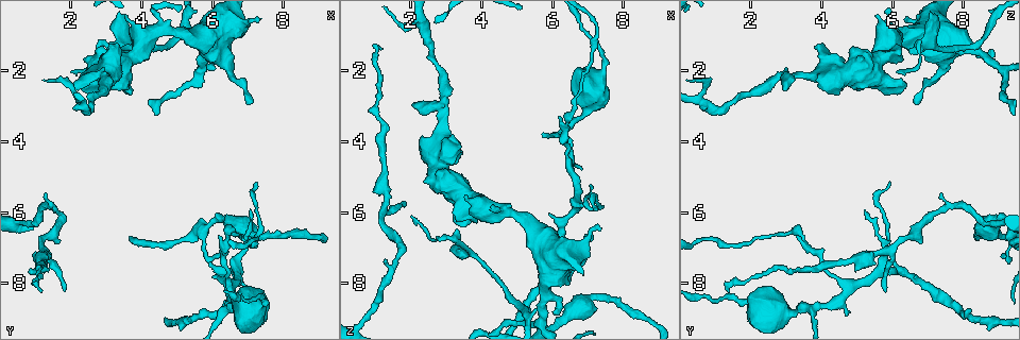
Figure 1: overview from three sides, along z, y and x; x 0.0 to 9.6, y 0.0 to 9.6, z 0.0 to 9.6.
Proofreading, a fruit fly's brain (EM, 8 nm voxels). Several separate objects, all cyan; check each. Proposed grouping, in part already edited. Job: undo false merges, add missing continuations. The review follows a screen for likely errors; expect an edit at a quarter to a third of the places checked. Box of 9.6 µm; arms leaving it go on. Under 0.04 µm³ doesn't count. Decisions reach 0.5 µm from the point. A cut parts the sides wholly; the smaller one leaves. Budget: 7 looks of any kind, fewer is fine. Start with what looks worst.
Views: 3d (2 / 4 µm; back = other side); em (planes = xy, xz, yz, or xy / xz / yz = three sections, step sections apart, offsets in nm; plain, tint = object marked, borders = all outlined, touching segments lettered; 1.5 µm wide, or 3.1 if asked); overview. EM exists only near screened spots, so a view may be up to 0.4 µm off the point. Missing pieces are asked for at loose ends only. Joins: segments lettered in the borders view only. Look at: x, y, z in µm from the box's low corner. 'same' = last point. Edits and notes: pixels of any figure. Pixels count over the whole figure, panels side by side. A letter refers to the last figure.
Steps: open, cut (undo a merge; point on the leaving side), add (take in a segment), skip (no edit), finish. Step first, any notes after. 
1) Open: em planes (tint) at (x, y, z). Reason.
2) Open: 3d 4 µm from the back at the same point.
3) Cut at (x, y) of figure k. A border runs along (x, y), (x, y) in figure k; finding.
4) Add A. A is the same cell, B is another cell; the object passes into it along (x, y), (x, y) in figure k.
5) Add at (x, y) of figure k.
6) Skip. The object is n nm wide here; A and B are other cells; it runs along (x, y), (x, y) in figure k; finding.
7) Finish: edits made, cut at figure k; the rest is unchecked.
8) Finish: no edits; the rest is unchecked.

Open: 3d 4 µm at (7.10, 6.55, 8.45). Thick turns thin.

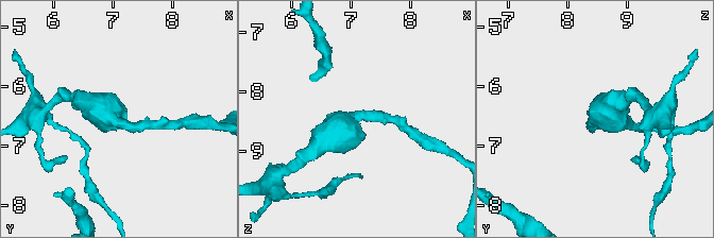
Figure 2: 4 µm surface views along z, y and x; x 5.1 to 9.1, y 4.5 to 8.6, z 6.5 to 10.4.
Open: em planes (borders) at (7.15, 6.65, 8.40). The arms are 160, 440 nm wide.

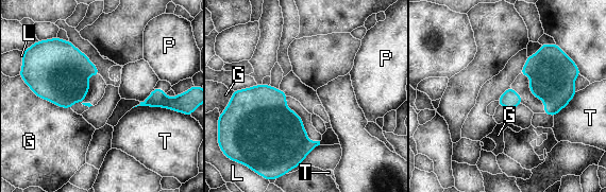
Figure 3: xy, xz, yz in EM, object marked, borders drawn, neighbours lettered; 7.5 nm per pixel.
Skip. G, L, P and T are other cells; a border runs along (31, 89), (70, 108) in figure 3; one cell here.

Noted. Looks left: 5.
Open: 3d 2 µm at (6.35, 8.70, 3.65). Thick turns thin.

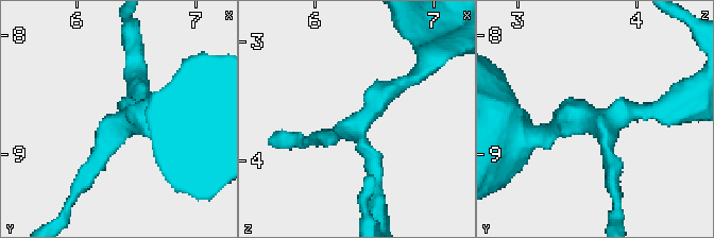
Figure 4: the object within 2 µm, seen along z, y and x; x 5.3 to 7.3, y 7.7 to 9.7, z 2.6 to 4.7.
Open: em xz step 4 (tint) at (6.40, 8.70, 3.66). 3 arms meet here.

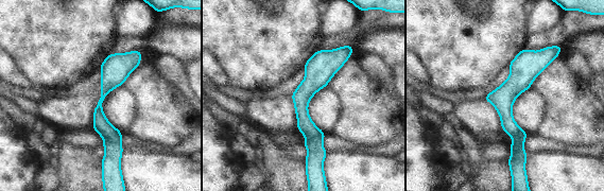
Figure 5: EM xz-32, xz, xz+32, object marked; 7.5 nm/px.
Open: em xz step 4 (borders) at the same point. What lies round it.

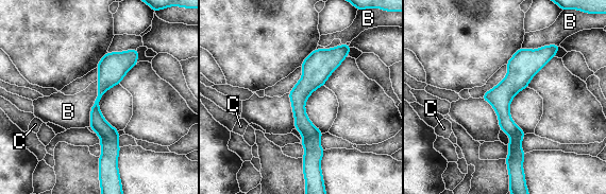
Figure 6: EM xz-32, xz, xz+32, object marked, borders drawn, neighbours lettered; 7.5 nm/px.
Skip. The object is 150 nm wide here; B and C are other cells; continuous, no second cell.

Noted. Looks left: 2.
Open: 3d 2 µm at (2.95, 2.10, 3.15). A fork.

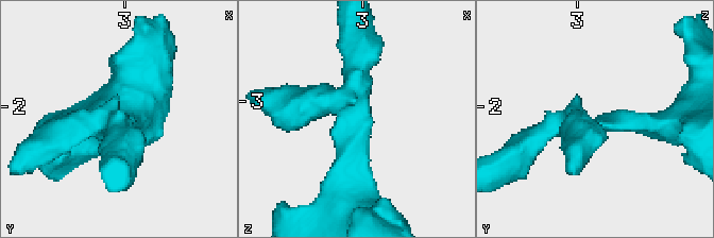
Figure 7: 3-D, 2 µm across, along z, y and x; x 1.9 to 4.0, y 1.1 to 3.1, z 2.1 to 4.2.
Open: em planes (borders) at (2.90, 2.12, 3.08). Now the EM.

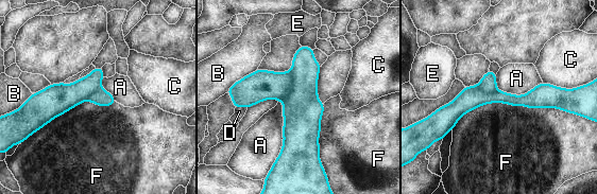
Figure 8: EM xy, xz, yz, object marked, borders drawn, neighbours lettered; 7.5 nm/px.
Cut at (261, 85) of figure 8. A, B, C, D, E and F are other cells; a border runs along (290, 72), (291, 89), (282, 101) in figure 8; two cells meet here.

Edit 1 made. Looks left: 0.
Finish: edits made, cut at figure 8; the rest is unchecked.

